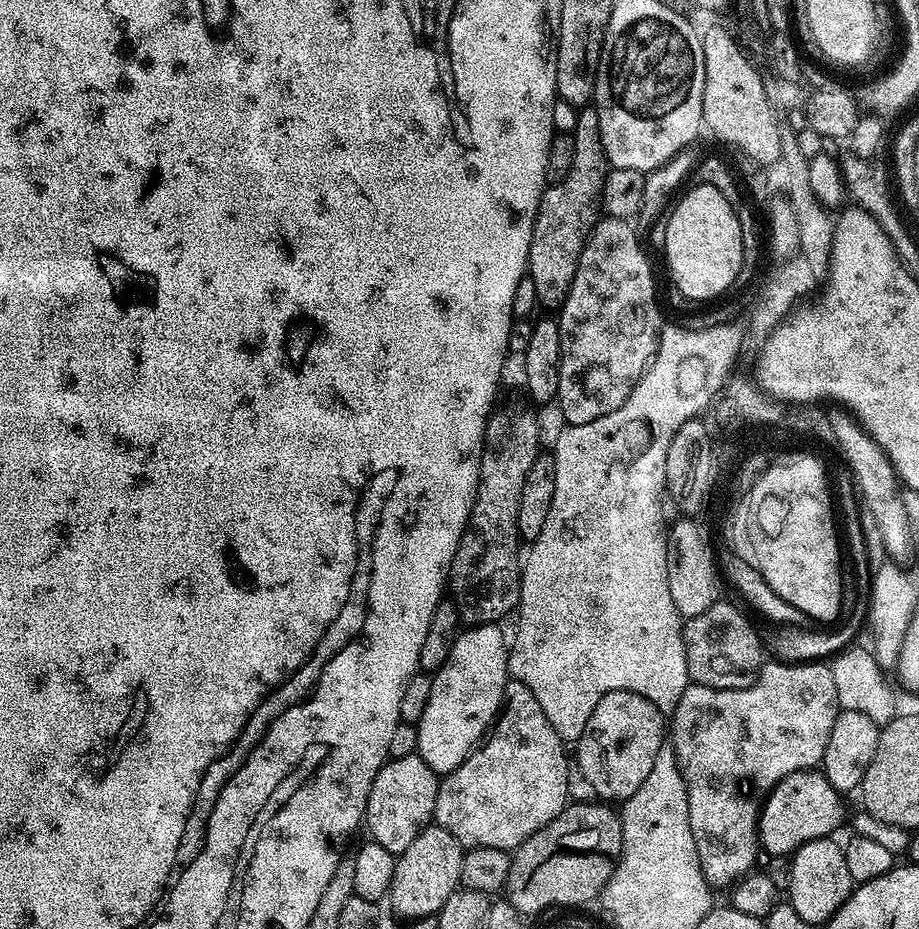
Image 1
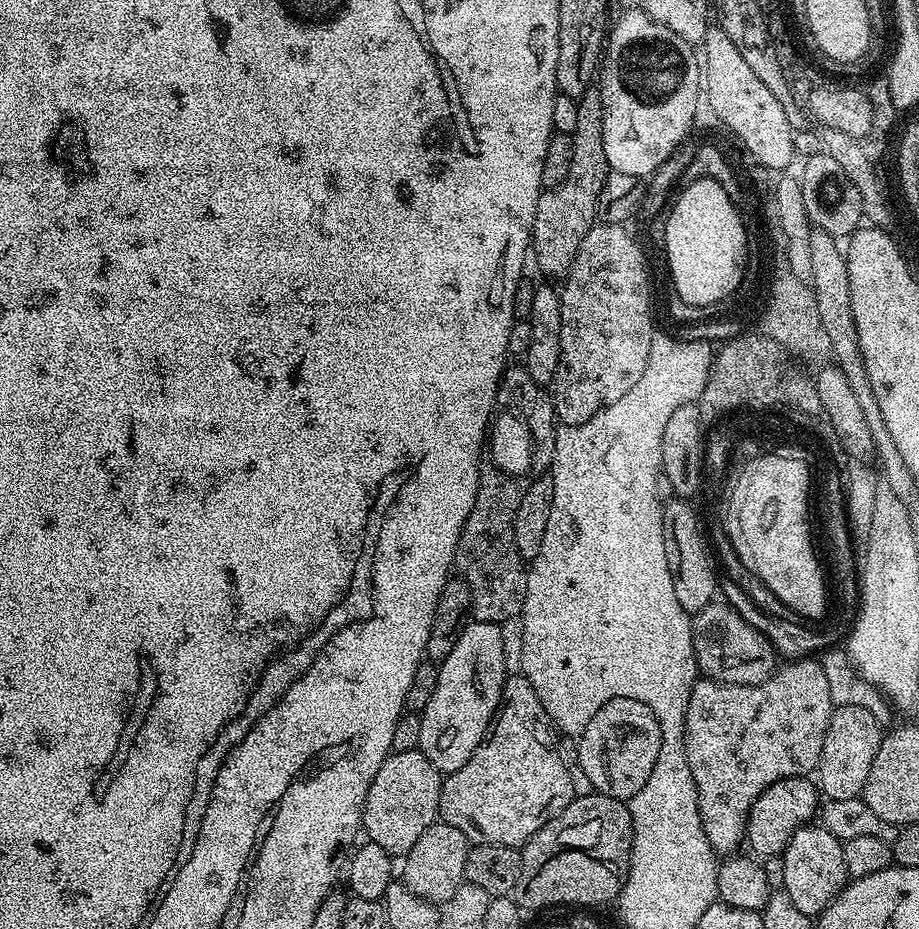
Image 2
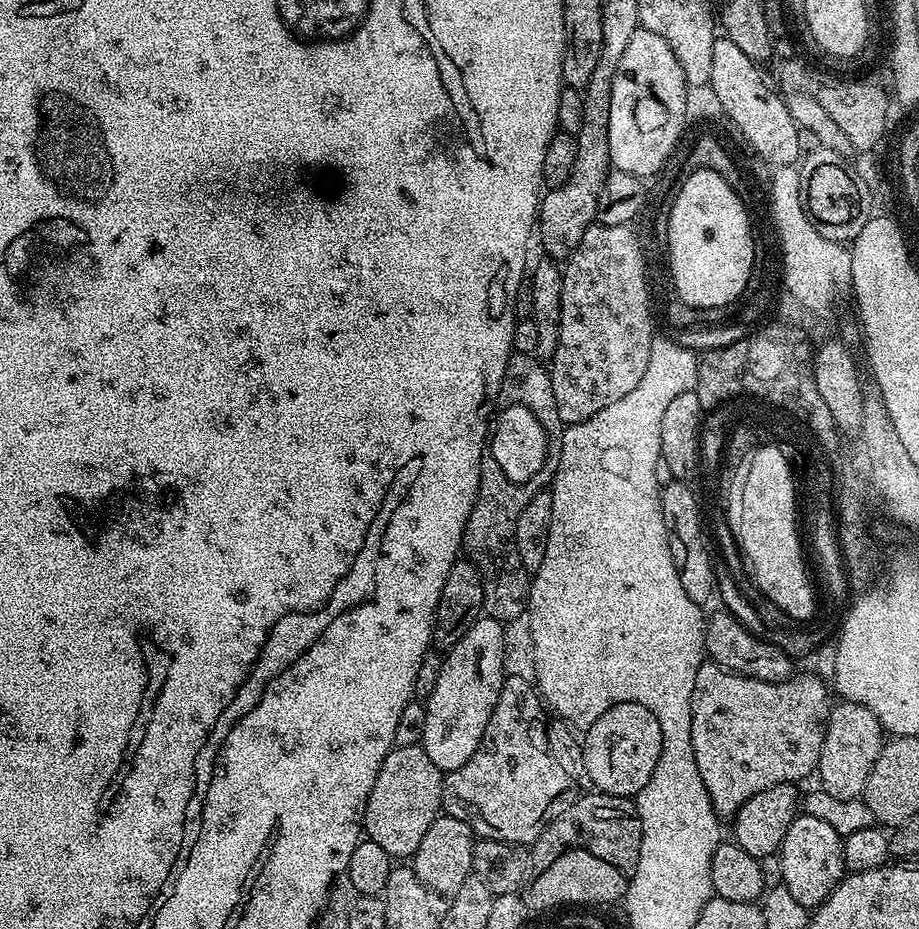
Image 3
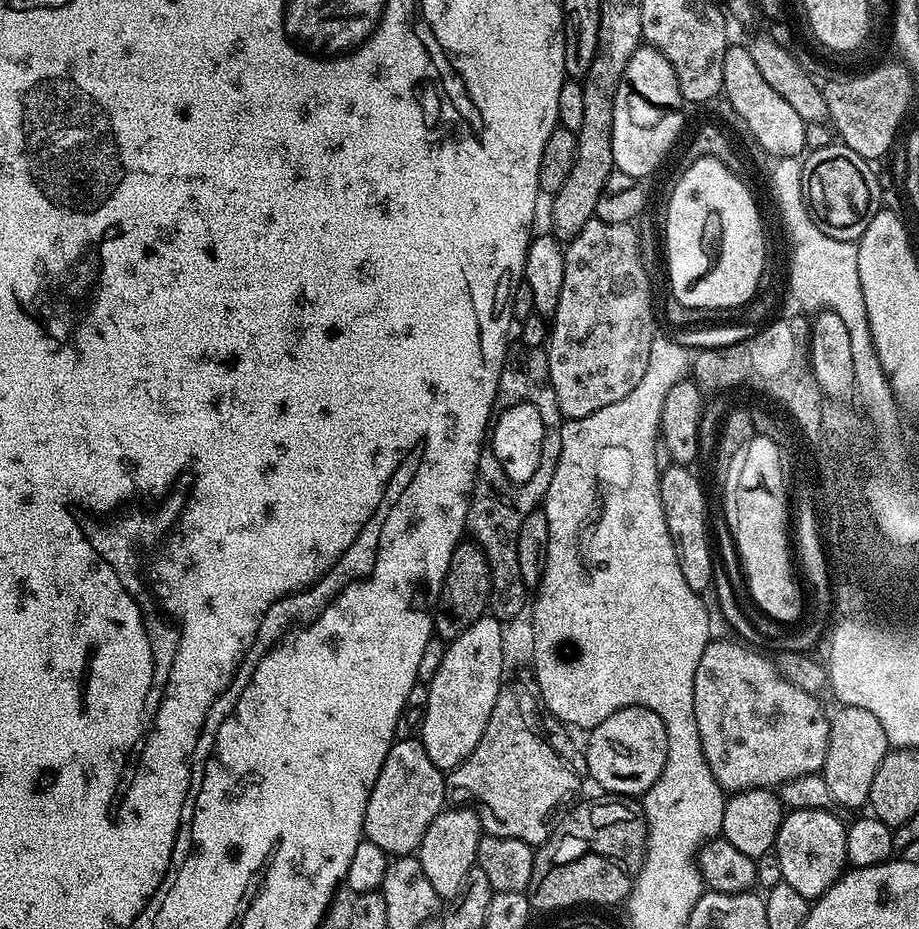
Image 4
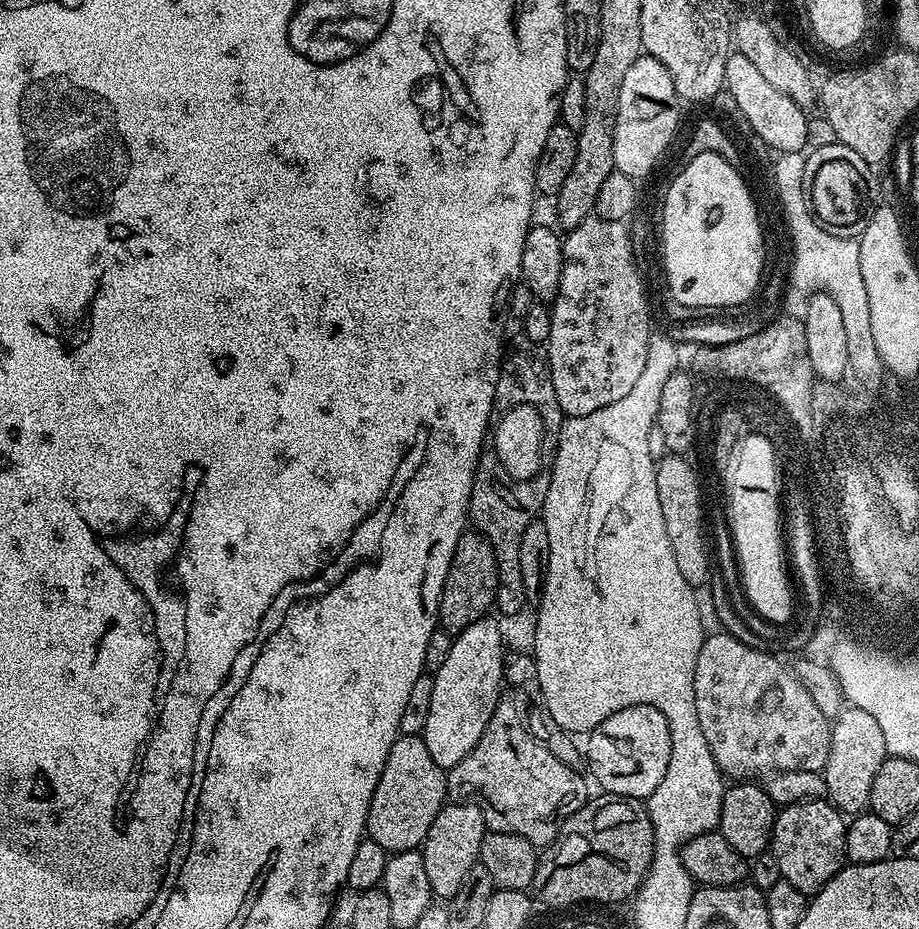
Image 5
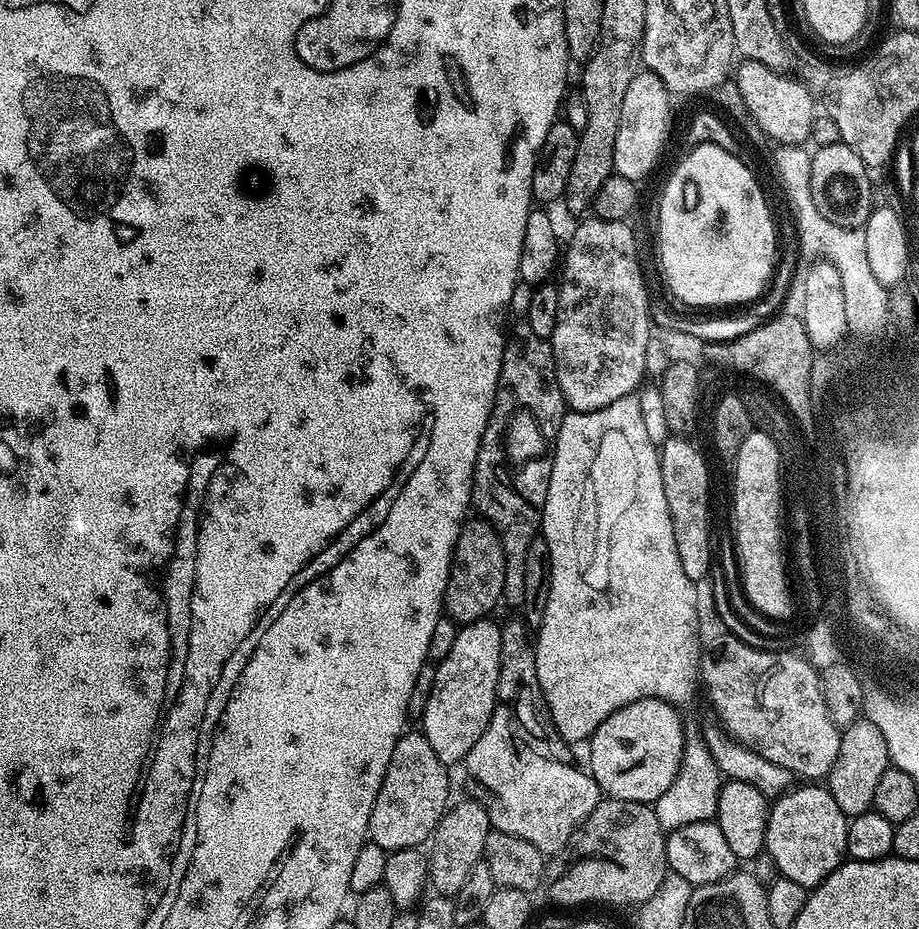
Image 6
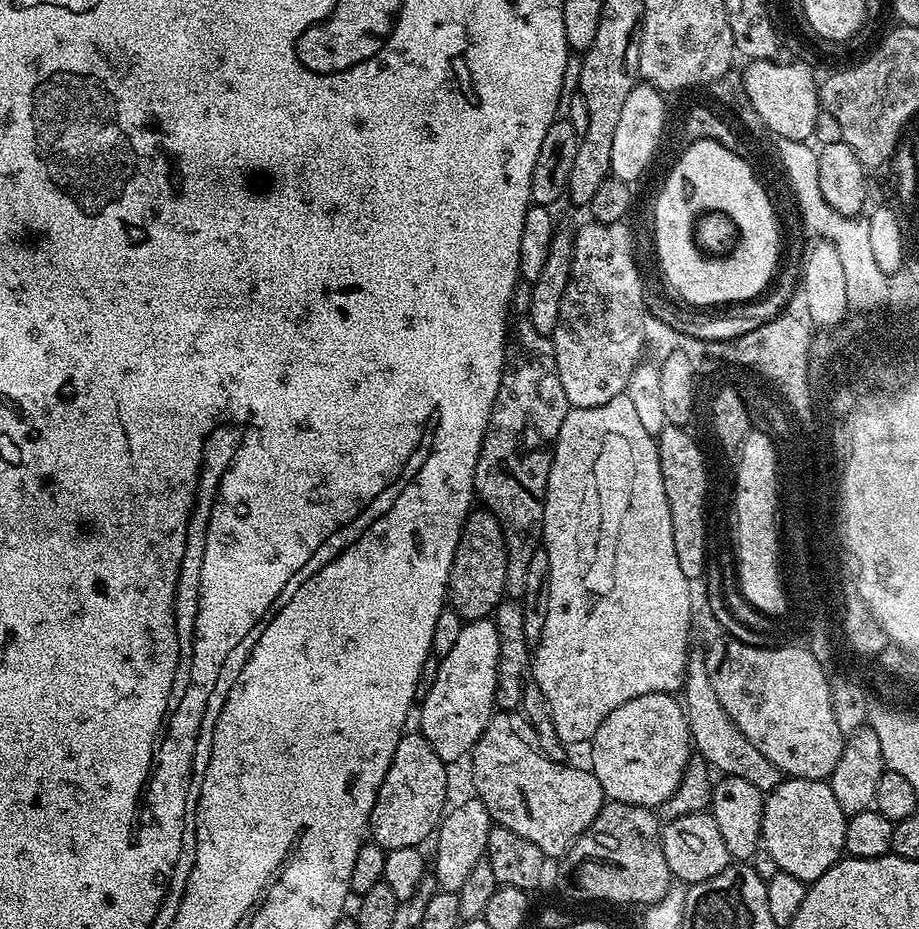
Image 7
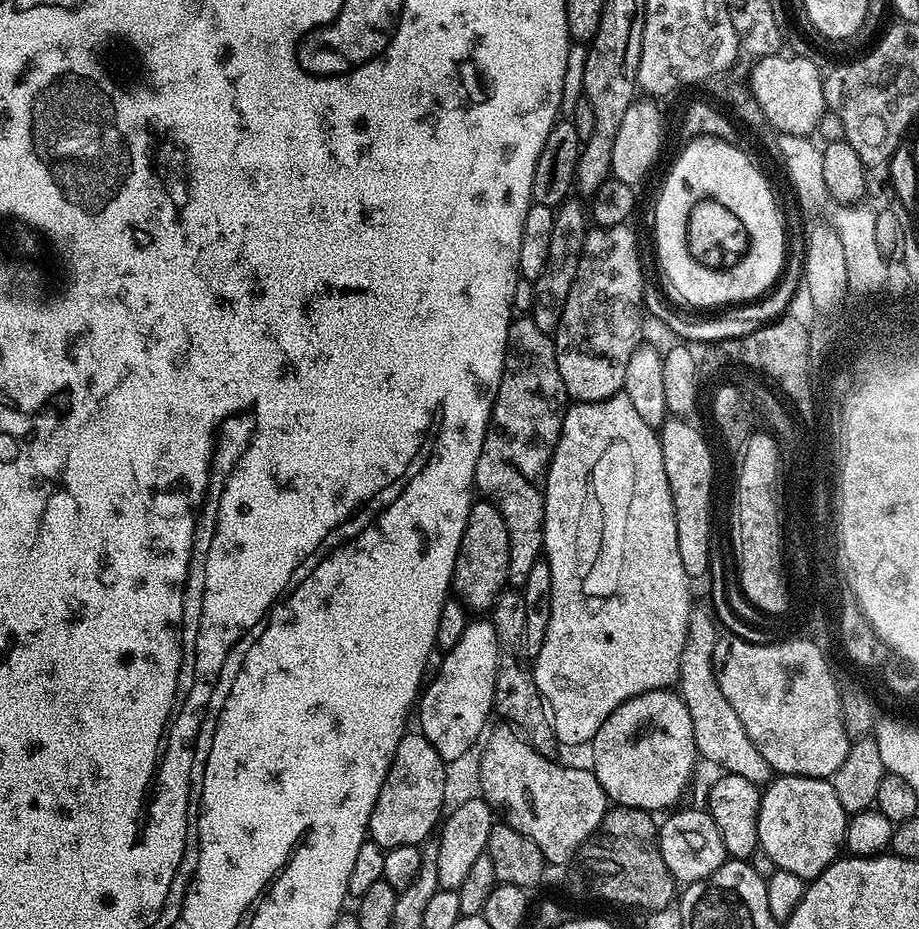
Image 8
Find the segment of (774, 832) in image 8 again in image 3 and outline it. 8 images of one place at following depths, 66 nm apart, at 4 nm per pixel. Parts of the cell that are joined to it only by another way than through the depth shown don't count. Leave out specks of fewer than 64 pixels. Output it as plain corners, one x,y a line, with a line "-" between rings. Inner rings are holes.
797,815
790,830
786,830
778,855
782,862
782,886
810,910
819,908
846,875
843,839
829,824
822,822
822,818

